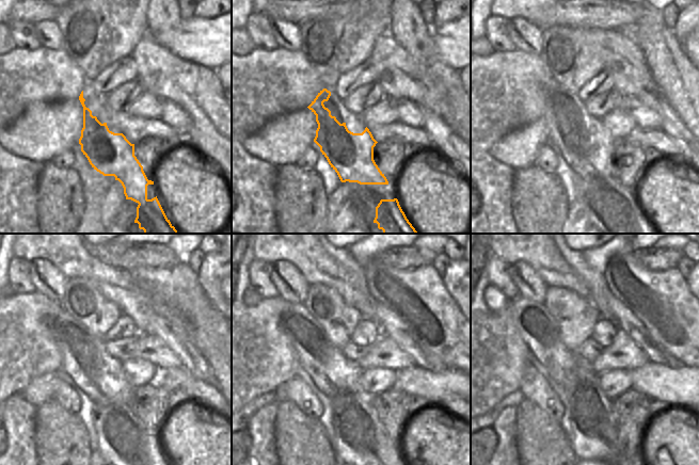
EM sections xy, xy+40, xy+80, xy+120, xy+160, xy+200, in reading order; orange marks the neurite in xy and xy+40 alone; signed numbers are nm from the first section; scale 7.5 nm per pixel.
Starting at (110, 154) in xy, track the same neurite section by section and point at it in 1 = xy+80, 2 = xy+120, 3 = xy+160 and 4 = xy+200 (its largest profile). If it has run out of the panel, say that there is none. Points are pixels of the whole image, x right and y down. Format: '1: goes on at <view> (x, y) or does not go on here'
1: goes on at xy+80 (580, 147)
2: goes on at xy+120 (86, 370)
3: goes on at xy+160 (306, 335)
4: goes on at xy+200 (539, 331)

